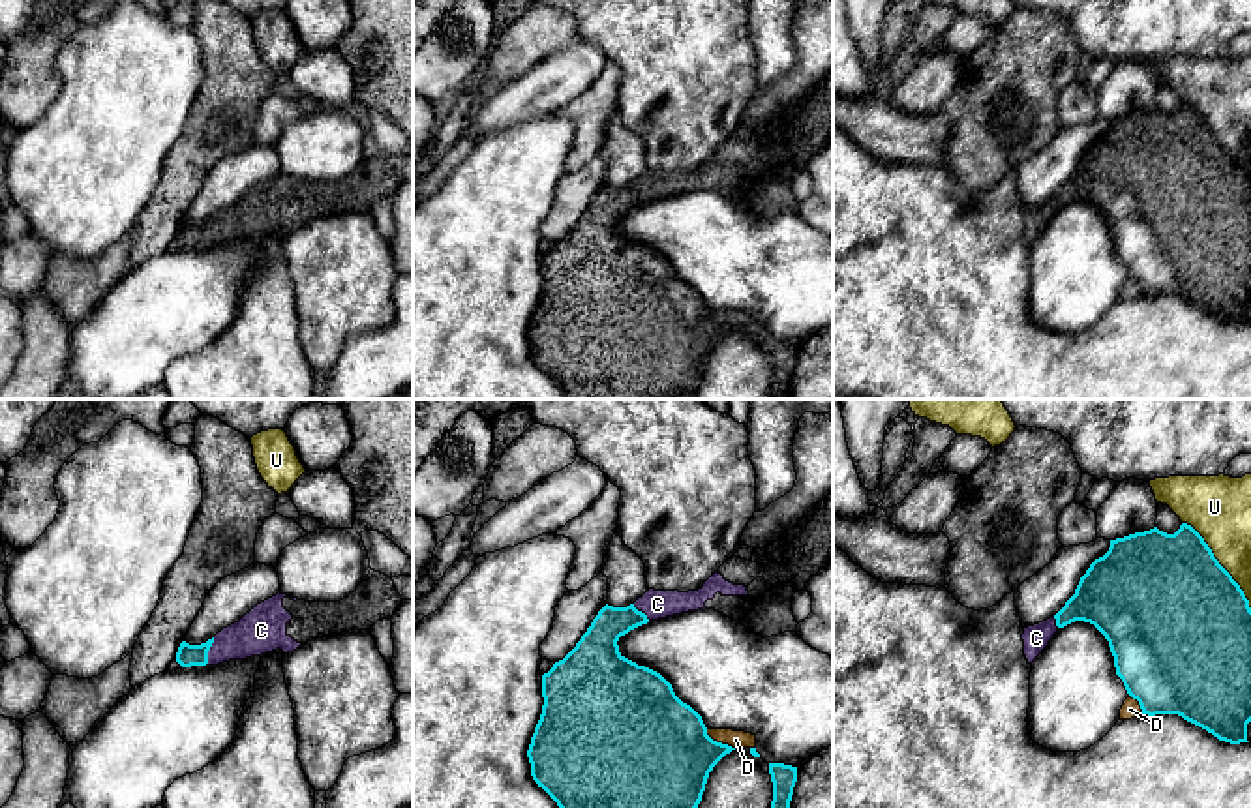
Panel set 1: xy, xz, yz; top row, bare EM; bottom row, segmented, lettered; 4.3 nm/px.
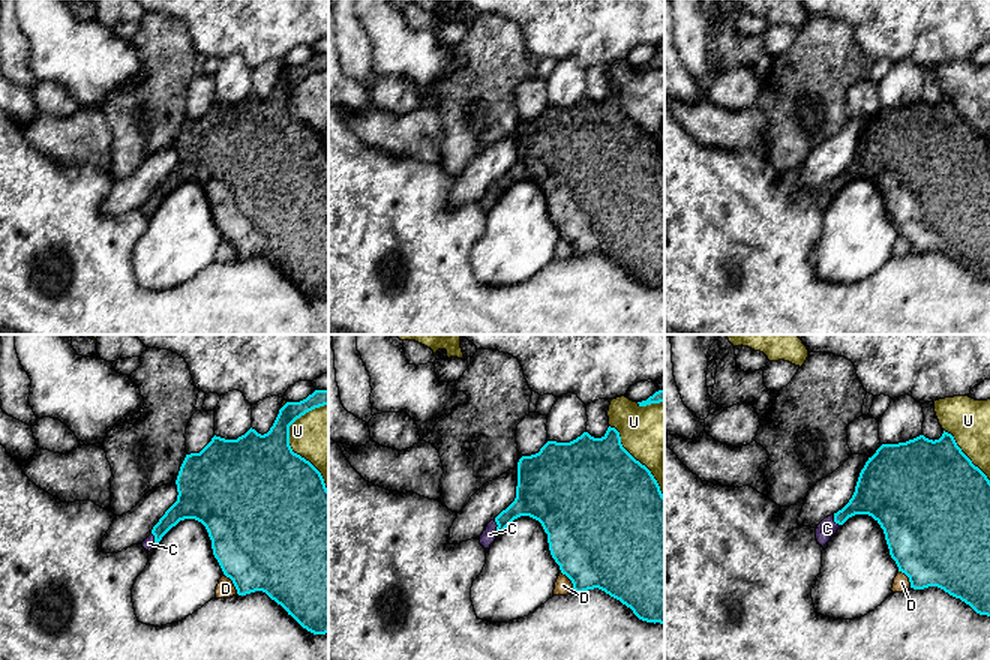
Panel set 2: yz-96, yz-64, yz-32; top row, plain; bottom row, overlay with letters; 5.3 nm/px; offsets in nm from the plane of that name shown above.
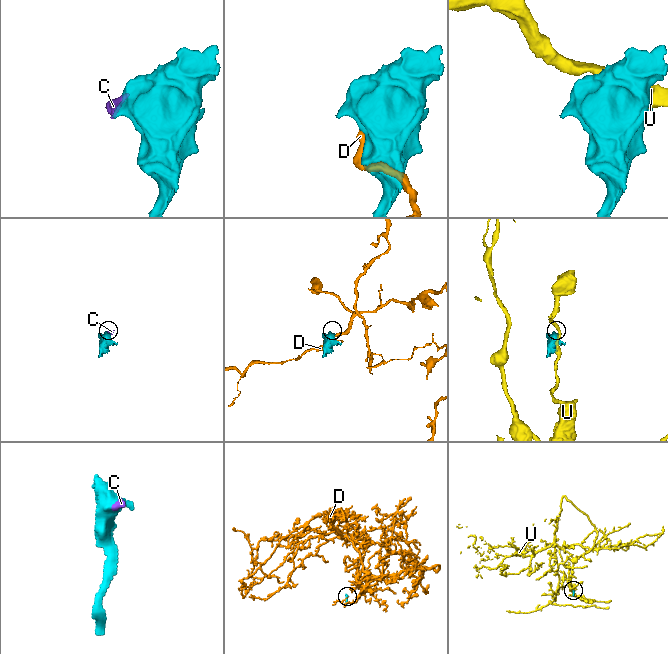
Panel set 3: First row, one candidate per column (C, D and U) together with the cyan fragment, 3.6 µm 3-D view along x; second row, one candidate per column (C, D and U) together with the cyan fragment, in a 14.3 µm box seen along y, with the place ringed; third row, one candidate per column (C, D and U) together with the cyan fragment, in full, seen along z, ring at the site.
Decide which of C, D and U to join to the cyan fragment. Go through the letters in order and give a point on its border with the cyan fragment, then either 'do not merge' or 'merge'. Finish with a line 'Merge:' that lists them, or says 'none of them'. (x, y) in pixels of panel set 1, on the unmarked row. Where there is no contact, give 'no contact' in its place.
C: meets cyan in xy at (209, 229); merge
D: meets cyan in xz at (719, 323); do not merge
U: meets cyan in yz at (1220, 145); do not merge
Merge: C

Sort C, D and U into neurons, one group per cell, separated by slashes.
C / D / U

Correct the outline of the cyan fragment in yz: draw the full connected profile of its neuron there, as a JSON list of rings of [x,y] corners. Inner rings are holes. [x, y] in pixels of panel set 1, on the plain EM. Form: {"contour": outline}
{"contour": [[[1187,103],[1174,114],[1157,107],[1110,120],[1109,131],[1095,139],[1080,157],[1075,174],[1050,199],[1024,208],[1024,236],[1032,244],[1054,214],[1075,202],[1094,204],[1109,221],[1116,255],[1127,274],[1139,281],[1142,294],[1178,294],[1206,309],[1219,321],[1247,321],[1253,300],[1253,189],[1240,165],[1219,144],[1204,118]]]}

